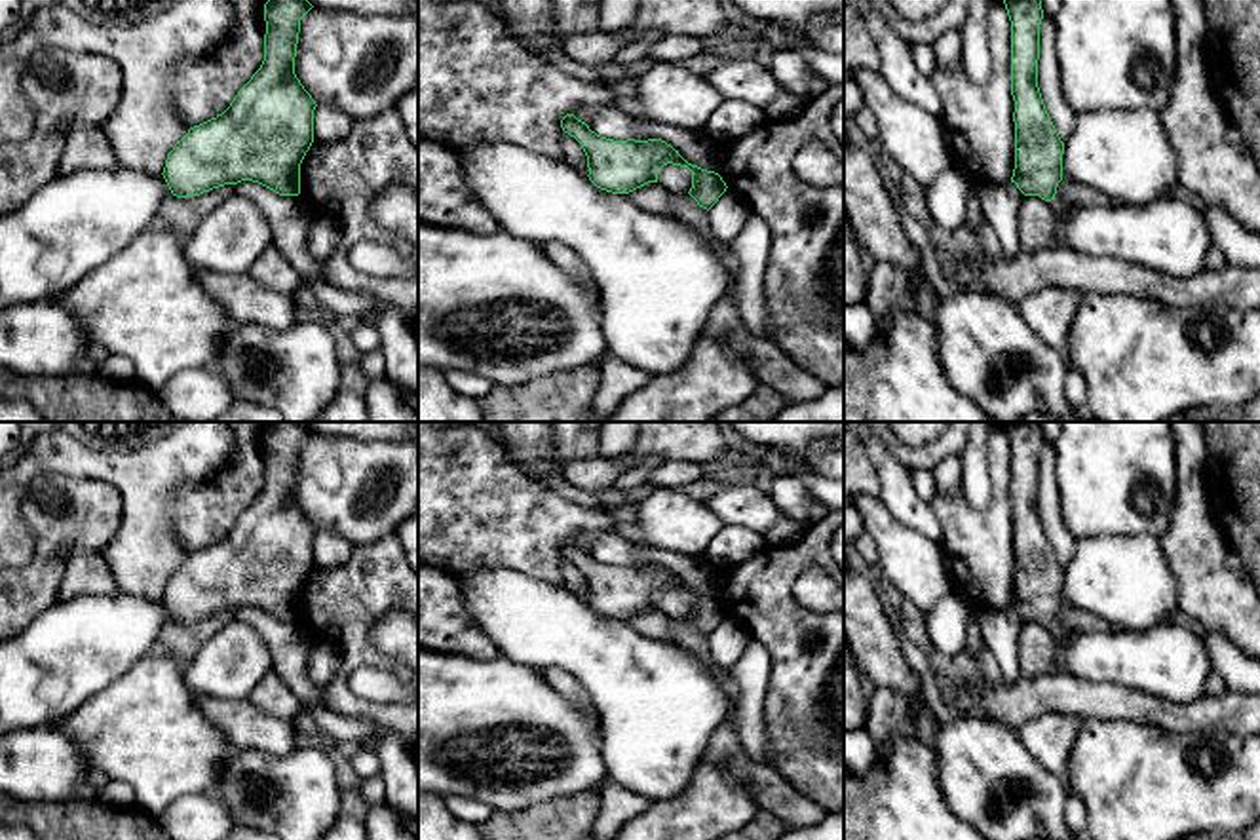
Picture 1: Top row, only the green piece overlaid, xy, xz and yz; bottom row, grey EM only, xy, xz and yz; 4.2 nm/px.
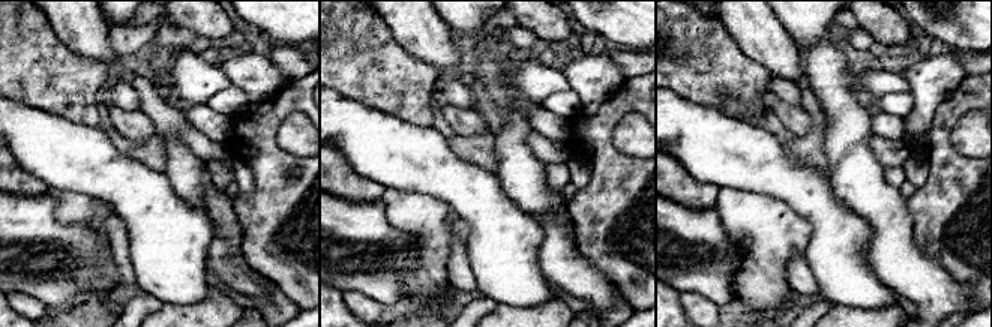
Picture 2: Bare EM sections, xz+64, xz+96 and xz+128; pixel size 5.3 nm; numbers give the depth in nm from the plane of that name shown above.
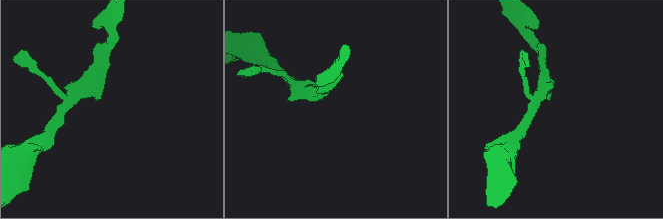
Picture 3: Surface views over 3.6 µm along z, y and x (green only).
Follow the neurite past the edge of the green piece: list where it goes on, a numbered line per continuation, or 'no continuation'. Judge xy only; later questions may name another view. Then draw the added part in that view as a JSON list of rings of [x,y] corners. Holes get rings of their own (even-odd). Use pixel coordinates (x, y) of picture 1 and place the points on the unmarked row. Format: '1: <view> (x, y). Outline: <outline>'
no continuation

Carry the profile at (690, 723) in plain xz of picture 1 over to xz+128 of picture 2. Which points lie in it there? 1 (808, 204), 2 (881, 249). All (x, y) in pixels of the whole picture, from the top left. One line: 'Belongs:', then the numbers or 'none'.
Belongs: 1

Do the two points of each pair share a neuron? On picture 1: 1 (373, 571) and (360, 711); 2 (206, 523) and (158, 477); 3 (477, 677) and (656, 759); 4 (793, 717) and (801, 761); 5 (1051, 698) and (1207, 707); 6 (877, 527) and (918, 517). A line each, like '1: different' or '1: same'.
1: same
2: different
3: different
4: same
5: same
6: different

